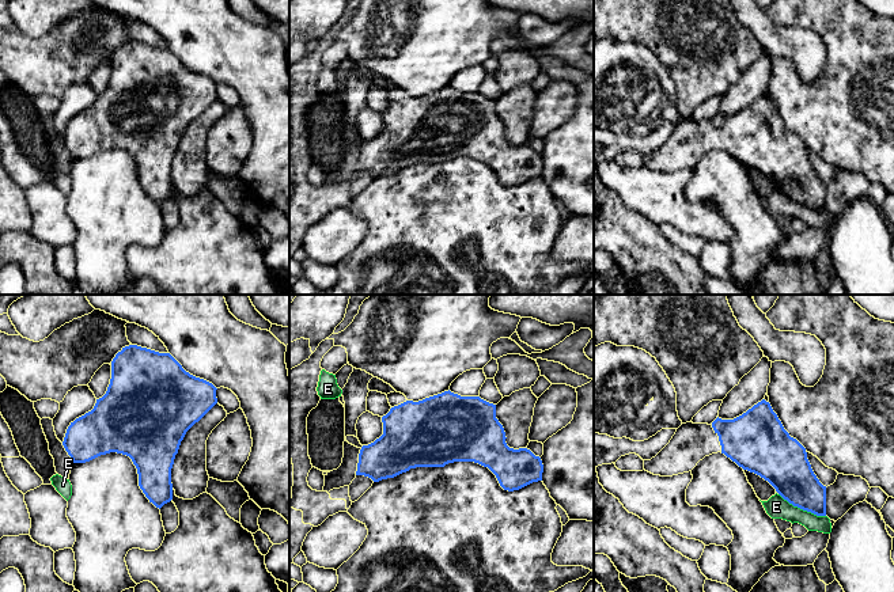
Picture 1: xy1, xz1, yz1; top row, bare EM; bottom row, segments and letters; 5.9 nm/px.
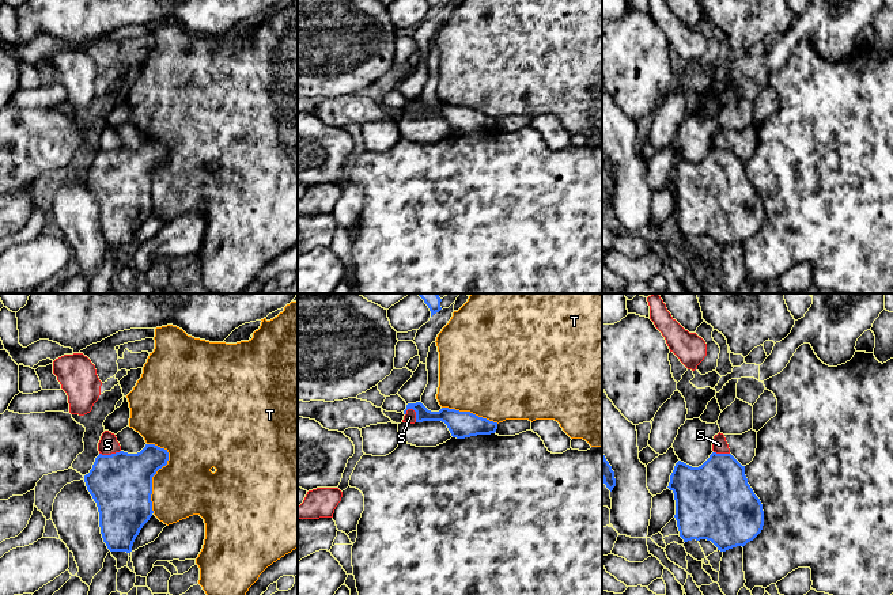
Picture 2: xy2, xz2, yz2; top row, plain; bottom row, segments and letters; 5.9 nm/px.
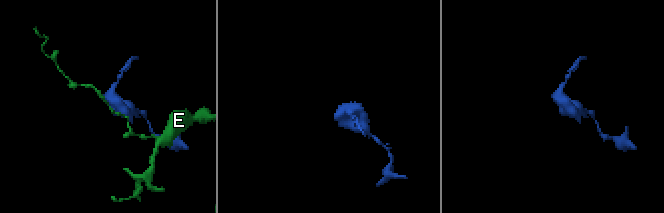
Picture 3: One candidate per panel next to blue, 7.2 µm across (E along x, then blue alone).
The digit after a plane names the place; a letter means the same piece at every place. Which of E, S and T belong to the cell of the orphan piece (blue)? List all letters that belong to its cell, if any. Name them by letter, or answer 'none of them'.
none of them

